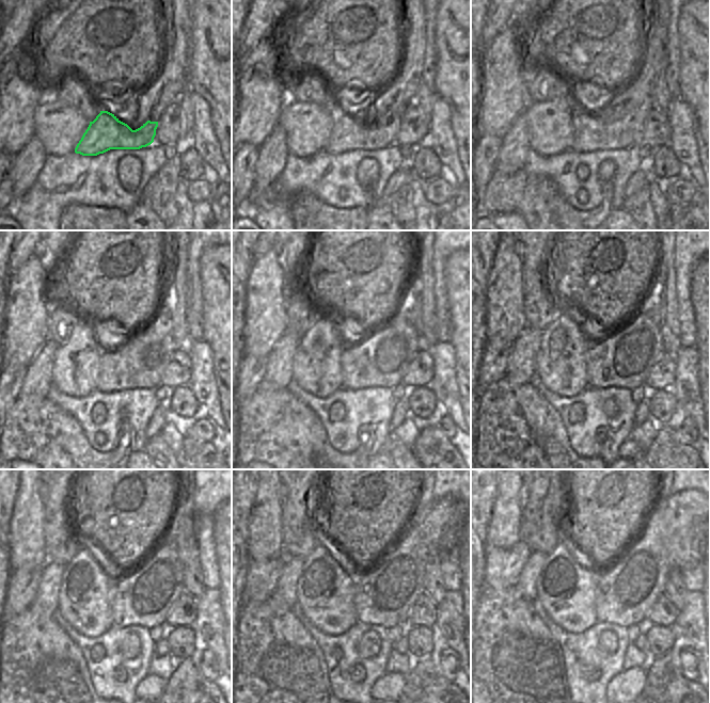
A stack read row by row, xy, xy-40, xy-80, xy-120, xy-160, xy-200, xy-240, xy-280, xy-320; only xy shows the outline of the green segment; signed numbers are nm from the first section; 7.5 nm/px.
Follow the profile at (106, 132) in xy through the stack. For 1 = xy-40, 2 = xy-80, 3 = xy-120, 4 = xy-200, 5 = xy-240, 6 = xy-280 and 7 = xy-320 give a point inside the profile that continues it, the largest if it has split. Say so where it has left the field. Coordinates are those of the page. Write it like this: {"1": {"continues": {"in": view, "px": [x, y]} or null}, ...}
{"1": {"continues": {"in": "xy-40", "px": [348, 133]}}, "2": {"continues": {"in": "xy-80", "px": [608, 130]}}, "3": {"continues": {"in": "xy-120", "px": [140, 362]}}, "4": {"continues": {"in": "xy-200", "px": [622, 358]}}, "5": {"continues": {"in": "xy-240", "px": [144, 596]}}, "6": {"continues": {"in": "xy-280", "px": [385, 594]}}, "7": {"continues": {"in": "xy-320", "px": [673, 537]}}}

